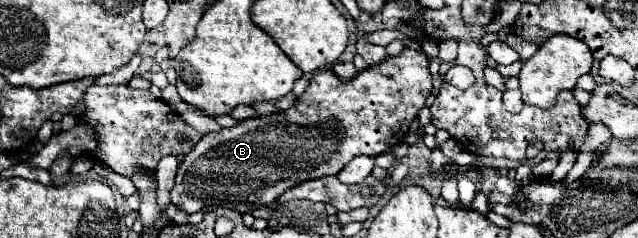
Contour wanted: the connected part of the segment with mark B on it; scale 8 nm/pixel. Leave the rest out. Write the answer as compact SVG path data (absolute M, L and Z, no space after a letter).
M404 48L398 56L386 56L382 62L368 66L350 80L338 78L330 68L320 70L310 78L306 92L292 108L268 114L264 118L236 120L236 126L232 128L204 134L180 162L170 200L188 214L200 212L200 208L224 200L270 206L286 190L306 180L338 174L356 156L376 158L378 154L400 144L410 130L410 122L424 108L430 90L432 76L428 72L428 58L412 48Z

